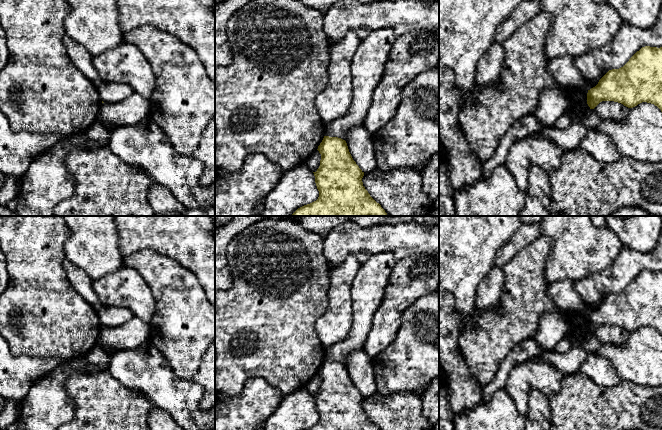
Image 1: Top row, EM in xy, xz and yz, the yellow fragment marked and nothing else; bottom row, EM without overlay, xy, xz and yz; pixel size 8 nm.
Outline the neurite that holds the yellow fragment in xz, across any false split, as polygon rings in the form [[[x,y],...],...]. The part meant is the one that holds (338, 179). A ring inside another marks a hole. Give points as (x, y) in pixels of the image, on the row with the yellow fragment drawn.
[[[324,136],[317,150],[321,154],[320,166],[313,173],[319,197],[298,208],[291,216],[387,216],[363,186],[364,172],[353,160],[345,140]]]

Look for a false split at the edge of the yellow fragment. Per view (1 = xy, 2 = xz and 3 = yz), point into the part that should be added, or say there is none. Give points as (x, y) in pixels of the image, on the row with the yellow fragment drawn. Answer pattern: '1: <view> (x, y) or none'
1: none
2: none
3: none

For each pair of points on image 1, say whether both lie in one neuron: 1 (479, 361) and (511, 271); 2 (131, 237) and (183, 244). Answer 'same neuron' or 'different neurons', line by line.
1: same neuron
2: same neuron

